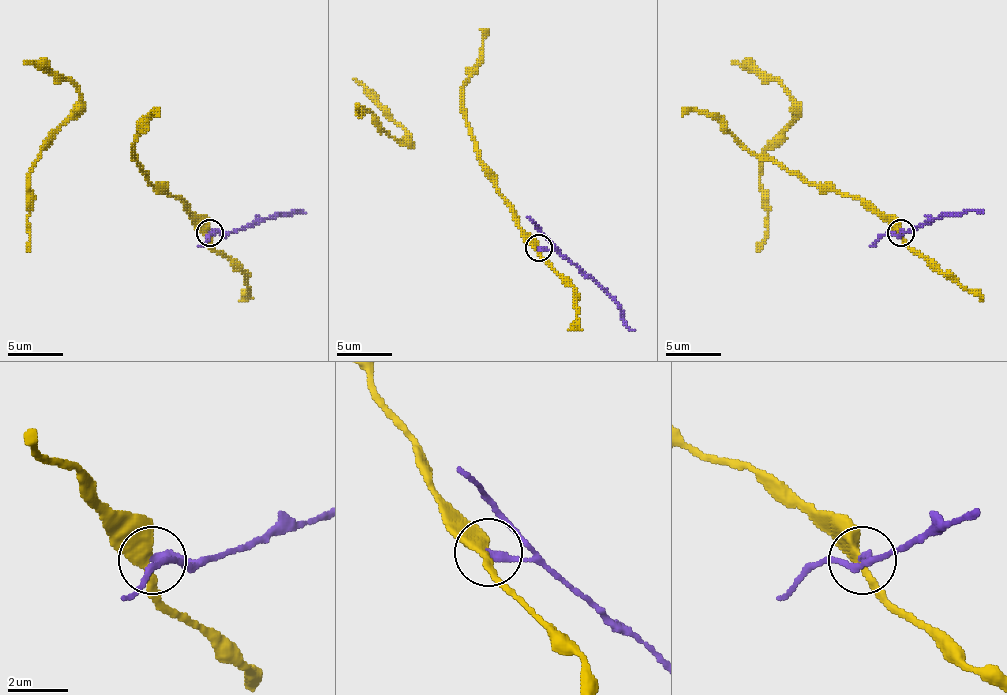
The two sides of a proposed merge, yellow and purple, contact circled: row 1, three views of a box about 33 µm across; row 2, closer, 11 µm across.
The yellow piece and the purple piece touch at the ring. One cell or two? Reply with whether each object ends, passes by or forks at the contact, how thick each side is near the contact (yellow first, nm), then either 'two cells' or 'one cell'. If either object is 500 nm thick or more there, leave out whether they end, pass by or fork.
yellow passes by; purple ends there; 360 nm thick on the yellow side, 320 nm on the other; two cells

